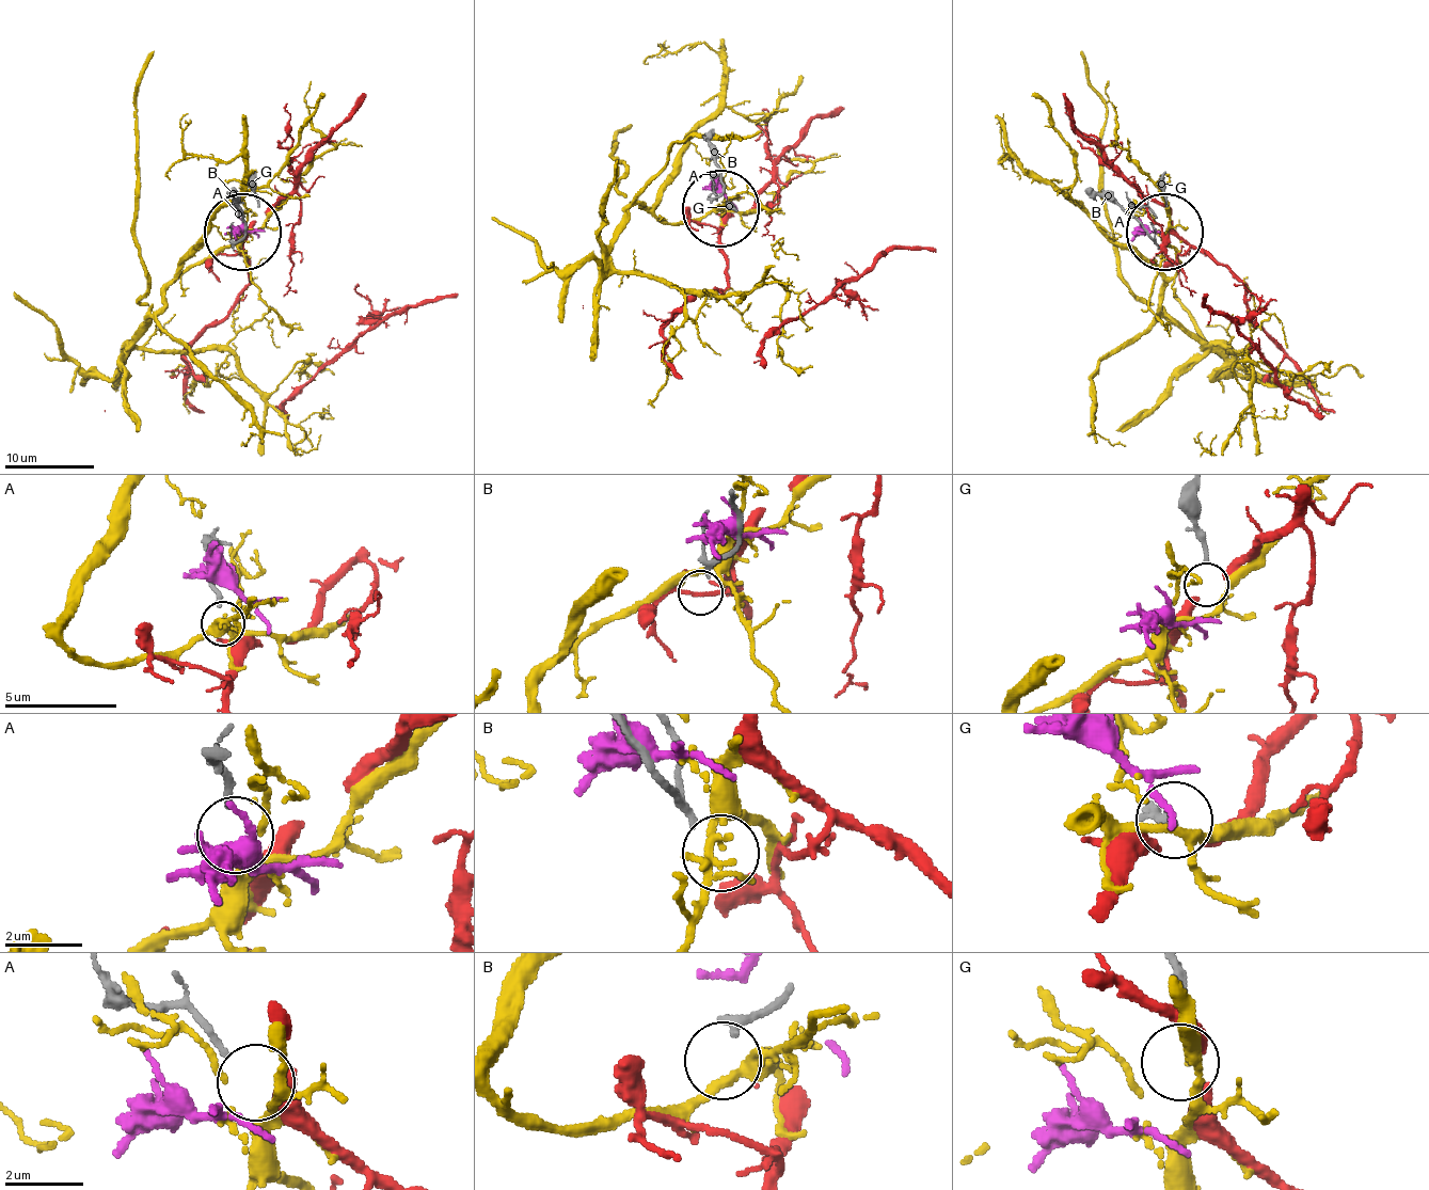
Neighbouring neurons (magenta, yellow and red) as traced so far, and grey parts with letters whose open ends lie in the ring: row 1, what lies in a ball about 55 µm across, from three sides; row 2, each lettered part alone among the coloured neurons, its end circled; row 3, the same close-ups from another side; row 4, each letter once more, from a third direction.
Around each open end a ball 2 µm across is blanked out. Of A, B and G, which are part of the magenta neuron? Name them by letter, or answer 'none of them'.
none of them

